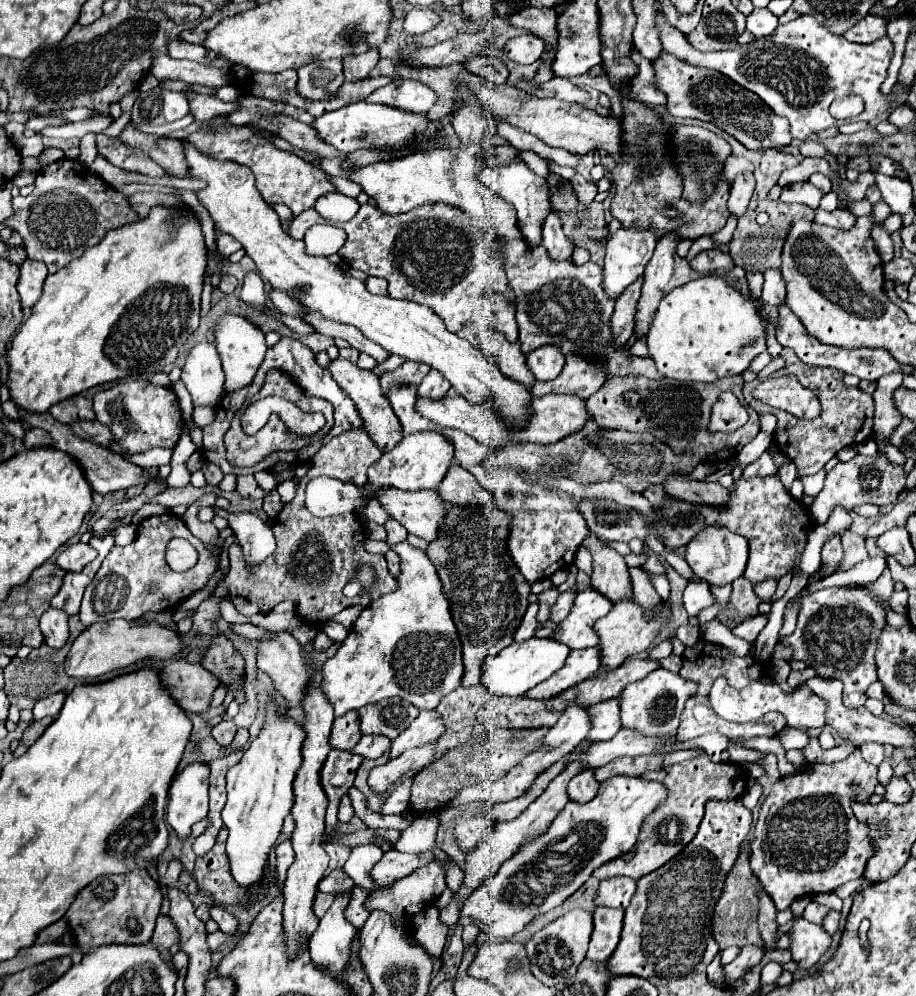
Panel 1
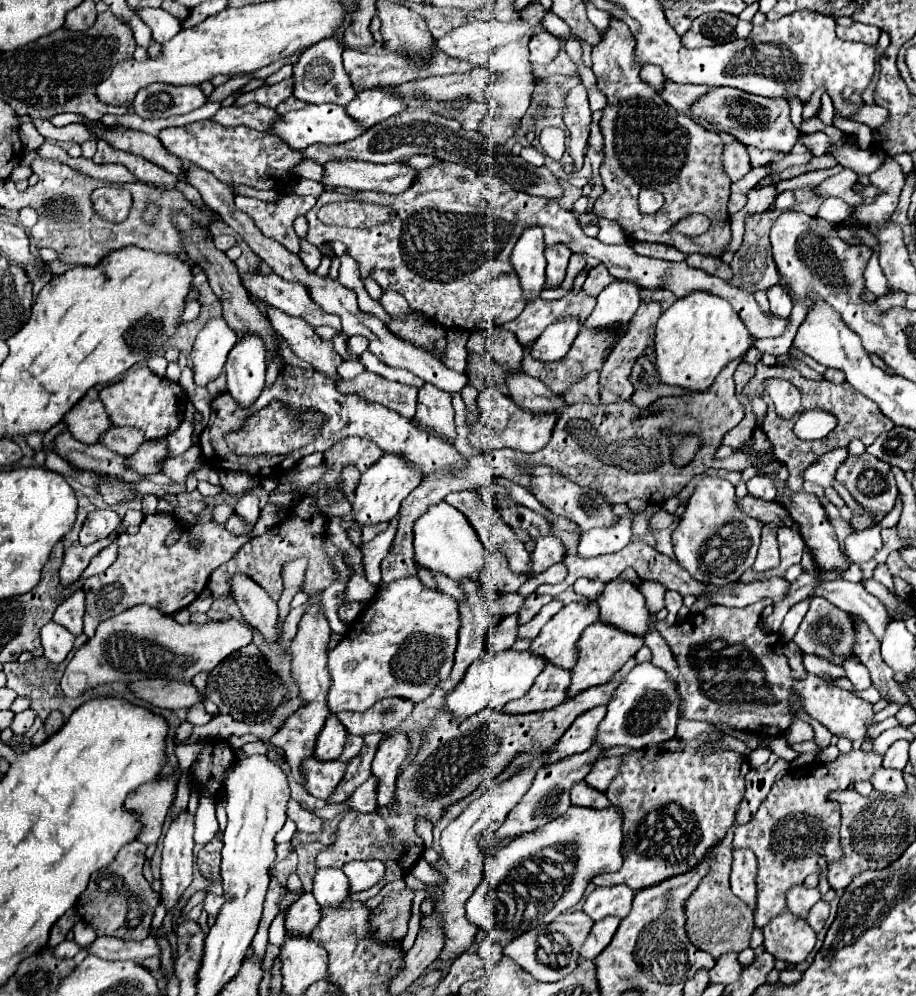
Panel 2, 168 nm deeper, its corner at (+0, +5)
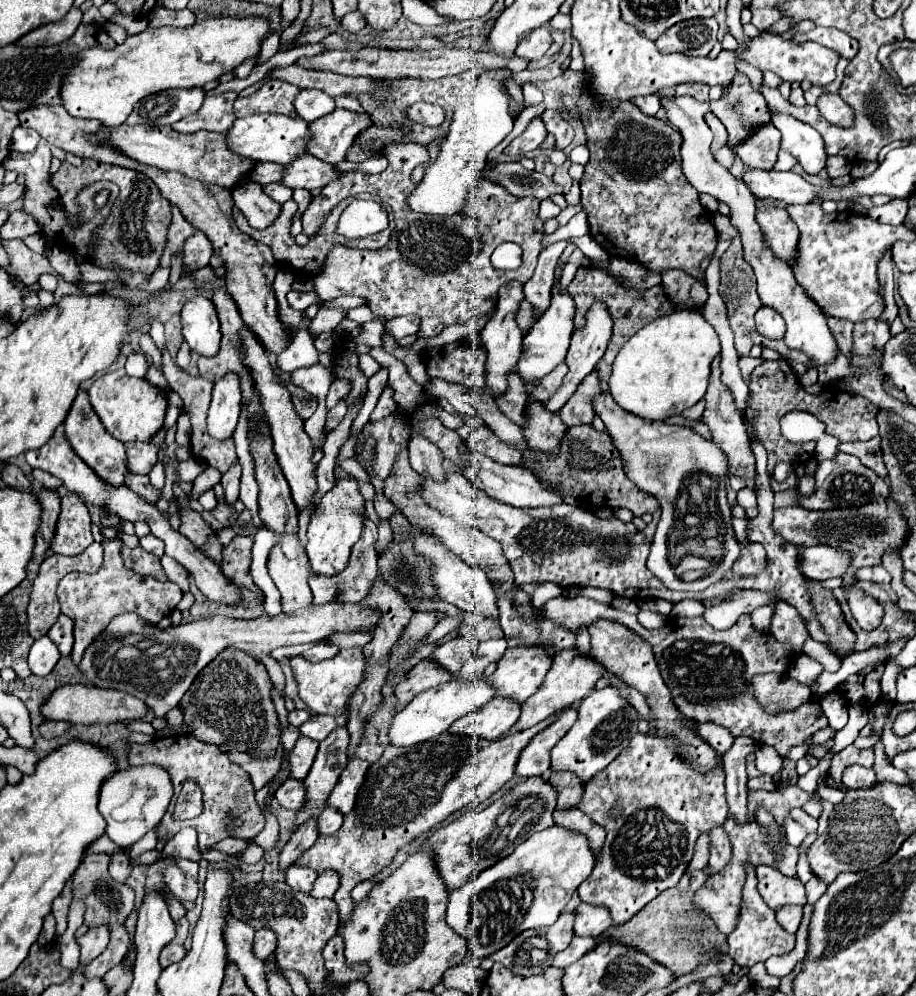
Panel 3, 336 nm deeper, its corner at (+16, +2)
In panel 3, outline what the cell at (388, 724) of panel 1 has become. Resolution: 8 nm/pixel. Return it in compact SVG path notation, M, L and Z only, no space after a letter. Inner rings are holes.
M314 715L304 725L300 725L298 729L300 729L300 735L314 739L314 741L322 741L328 737L328 731L332 731L338 725L346 725L346 715L338 715L338 717Z

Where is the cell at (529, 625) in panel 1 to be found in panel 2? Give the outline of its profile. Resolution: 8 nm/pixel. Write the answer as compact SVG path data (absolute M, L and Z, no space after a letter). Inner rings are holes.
M518 614L506 616L488 636L488 652L500 652L512 648L518 640Z

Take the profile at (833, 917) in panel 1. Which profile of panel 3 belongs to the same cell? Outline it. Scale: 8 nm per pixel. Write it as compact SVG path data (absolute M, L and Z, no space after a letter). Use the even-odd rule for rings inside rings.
M780 907L774 911L776 913L776 921L780 923L780 927L784 927L788 933L796 933L802 921L802 907Z

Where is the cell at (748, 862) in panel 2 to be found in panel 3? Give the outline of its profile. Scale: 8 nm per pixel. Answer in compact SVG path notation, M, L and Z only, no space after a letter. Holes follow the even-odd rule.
M722 825L712 827L708 831L708 835L710 835L710 861L708 861L708 865L710 865L712 873L718 873L730 861L730 855L732 855L730 839L728 839Z

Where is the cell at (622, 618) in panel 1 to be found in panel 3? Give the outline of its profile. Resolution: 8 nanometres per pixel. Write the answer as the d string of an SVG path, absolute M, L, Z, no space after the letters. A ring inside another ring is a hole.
M560 651L560 653L554 657L552 667L550 667L550 671L546 673L546 679L544 679L544 683L540 685L540 689L538 689L532 697L528 697L528 699L524 701L524 705L522 705L522 715L520 715L520 719L516 721L516 725L512 727L512 731L508 731L508 733L504 733L504 735L500 735L500 737L508 737L508 735L512 735L512 733L516 733L516 731L528 729L528 727L532 727L532 725L544 721L546 717L556 715L556 713L562 711L562 709L572 707L572 705L578 703L582 697L586 697L586 695L590 695L590 693L594 691L594 685L596 685L596 681L602 677L604 671L606 671L604 665L586 659L586 657L582 657L580 653L576 653L576 651Z

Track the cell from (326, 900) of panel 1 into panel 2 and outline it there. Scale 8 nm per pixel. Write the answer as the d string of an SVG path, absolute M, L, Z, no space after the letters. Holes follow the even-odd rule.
M306 892L302 898L298 898L286 916L286 928L290 932L300 932L300 934L310 934L312 928L320 922L320 904L312 896L312 892Z

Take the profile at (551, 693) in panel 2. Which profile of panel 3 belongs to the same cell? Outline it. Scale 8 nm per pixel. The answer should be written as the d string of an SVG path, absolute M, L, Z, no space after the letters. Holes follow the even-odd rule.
M492 699L480 711L472 711L458 719L448 733L454 735L472 735L478 739L498 739L506 733L520 717L520 705L510 699Z

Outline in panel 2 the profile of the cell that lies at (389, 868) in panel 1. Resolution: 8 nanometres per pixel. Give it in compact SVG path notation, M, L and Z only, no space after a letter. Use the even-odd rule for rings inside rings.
M356 860L344 866L346 876L350 880L350 892L360 892L372 888L376 882L384 878L384 864L380 860Z

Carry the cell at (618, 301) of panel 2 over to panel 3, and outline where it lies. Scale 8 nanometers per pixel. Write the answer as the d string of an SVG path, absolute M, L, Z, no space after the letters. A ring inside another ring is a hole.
M594 303L590 307L590 311L586 313L586 327L582 329L576 329L574 335L572 335L572 341L570 341L570 349L568 349L568 355L566 355L566 365L568 365L568 373L560 385L560 389L556 391L556 395L552 395L552 399L544 401L544 407L548 407L548 411L560 411L564 407L564 403L570 399L570 395L578 389L578 385L582 383L582 379L586 375L590 375L596 367L596 363L602 359L606 347L608 347L608 341L612 337L612 317L608 313L608 309L604 307L604 303Z

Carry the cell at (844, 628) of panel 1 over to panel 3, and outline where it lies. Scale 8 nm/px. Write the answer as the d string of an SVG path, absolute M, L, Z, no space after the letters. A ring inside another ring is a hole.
M776 601L776 607L772 613L772 623L770 623L770 633L778 641L792 643L796 651L800 651L804 639L810 637L804 621L796 613L796 609L784 601Z

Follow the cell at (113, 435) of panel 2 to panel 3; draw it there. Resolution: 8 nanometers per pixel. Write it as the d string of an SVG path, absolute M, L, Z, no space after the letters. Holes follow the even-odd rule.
M128 443L128 467L132 473L148 475L158 463L158 447L152 443Z

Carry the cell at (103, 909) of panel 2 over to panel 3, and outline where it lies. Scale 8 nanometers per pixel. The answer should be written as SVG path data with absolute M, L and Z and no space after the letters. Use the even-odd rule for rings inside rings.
M88 855L82 859L80 867L74 873L74 899L80 899L86 903L84 921L90 927L96 927L102 923L110 925L110 943L100 957L96 957L92 963L88 963L88 967L84 967L86 979L102 979L108 969L116 967L124 959L124 955L128 953L128 947L130 947L130 937L126 933L124 921L130 915L130 911L134 909L134 891L130 887L114 881L108 875L108 863L110 863L108 855Z

